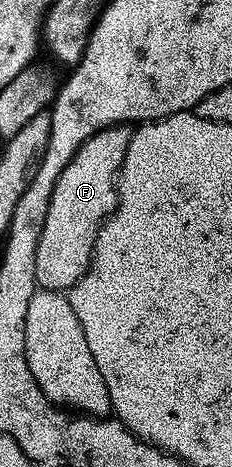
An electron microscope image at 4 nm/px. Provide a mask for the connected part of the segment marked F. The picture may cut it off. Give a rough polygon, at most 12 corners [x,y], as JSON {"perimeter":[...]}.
{"perimeter":[[133,130],[91,135],[59,174],[35,254],[40,289],[88,271],[119,203]]}

